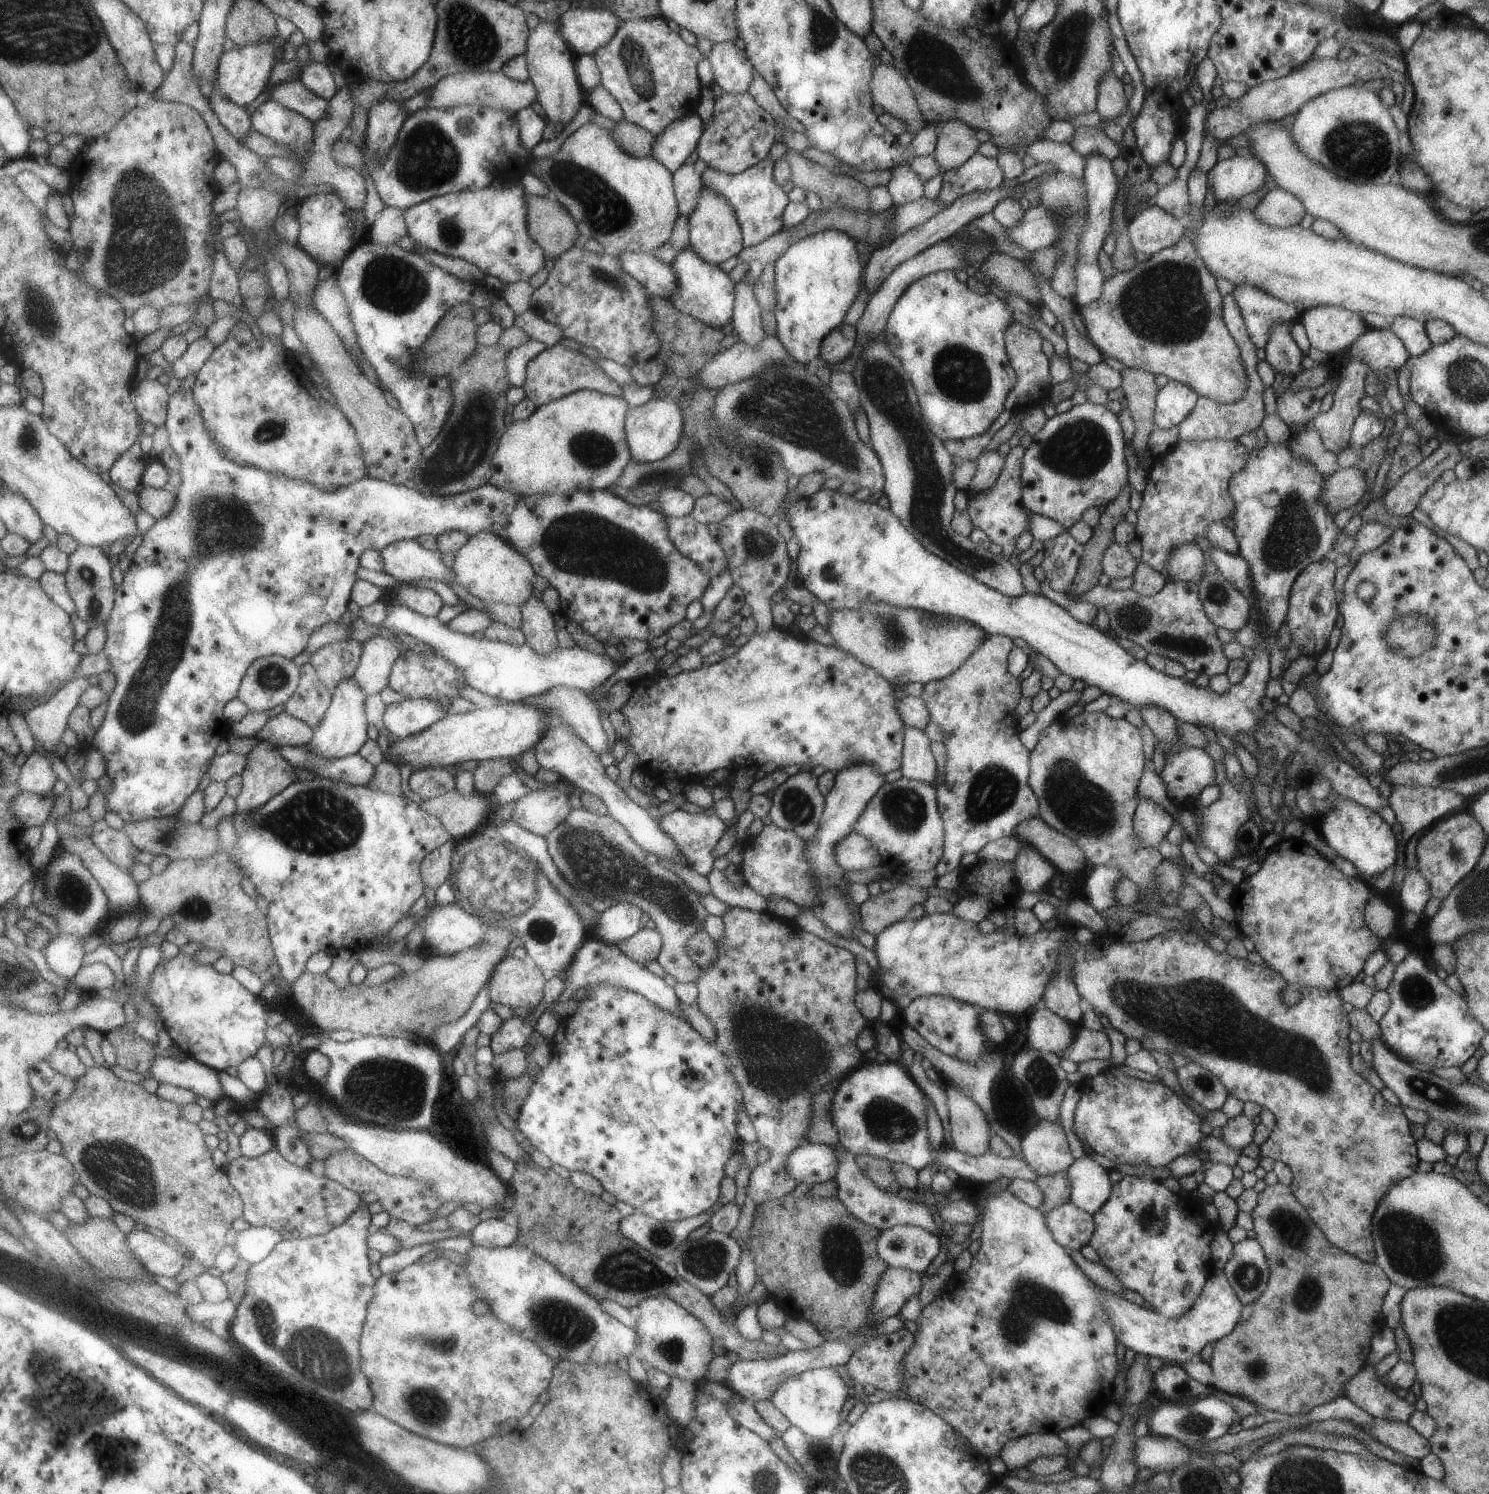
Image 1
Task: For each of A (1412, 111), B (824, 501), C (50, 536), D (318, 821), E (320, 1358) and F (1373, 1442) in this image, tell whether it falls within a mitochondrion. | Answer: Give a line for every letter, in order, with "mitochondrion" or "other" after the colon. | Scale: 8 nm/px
A: other
B: other
C: other
D: mitochondrion
E: mitochondrion
F: other

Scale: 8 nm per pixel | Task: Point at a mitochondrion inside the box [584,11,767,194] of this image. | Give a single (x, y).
(633, 58)

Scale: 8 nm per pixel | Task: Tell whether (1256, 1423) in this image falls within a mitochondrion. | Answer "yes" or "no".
no

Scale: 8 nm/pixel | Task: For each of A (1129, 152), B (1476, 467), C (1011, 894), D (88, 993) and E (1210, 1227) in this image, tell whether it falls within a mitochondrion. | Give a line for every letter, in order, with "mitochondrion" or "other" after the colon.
A: other
B: other
C: mitochondrion
D: other
E: other

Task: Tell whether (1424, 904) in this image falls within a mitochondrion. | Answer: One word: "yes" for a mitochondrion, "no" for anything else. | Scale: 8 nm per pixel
no

